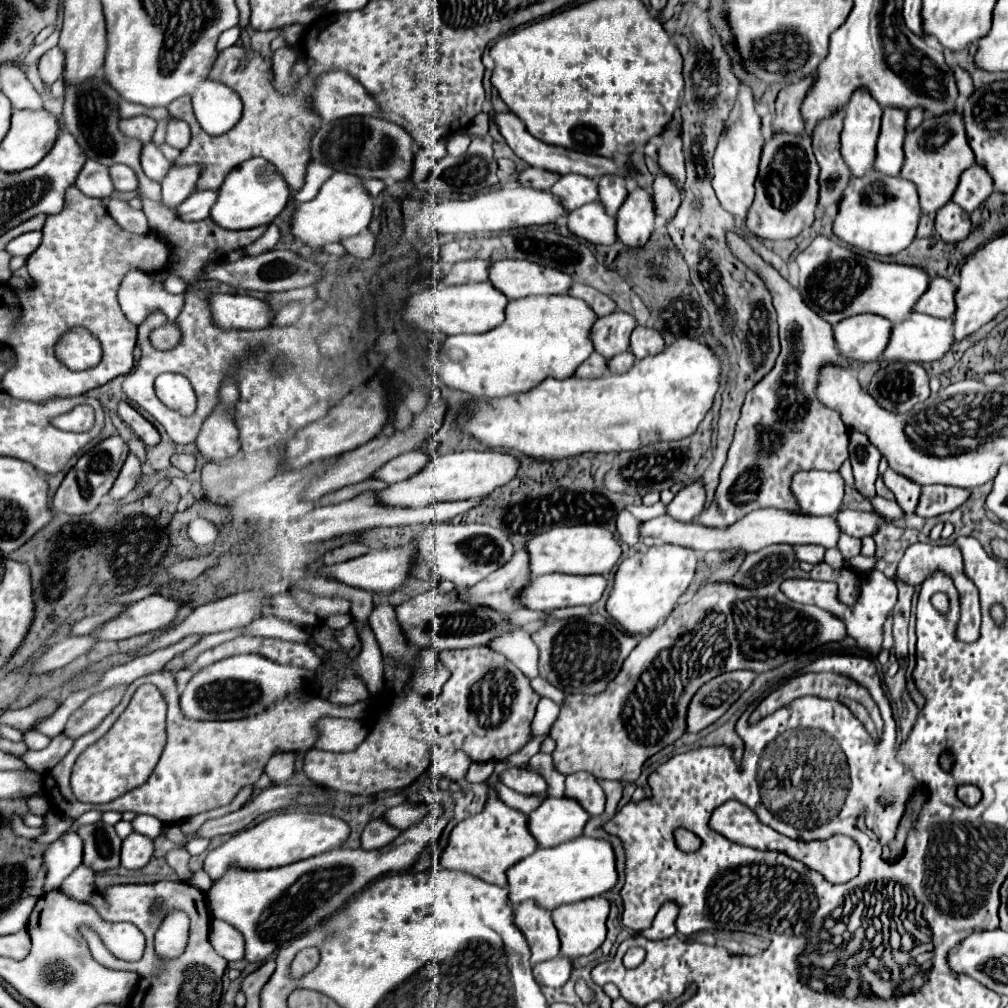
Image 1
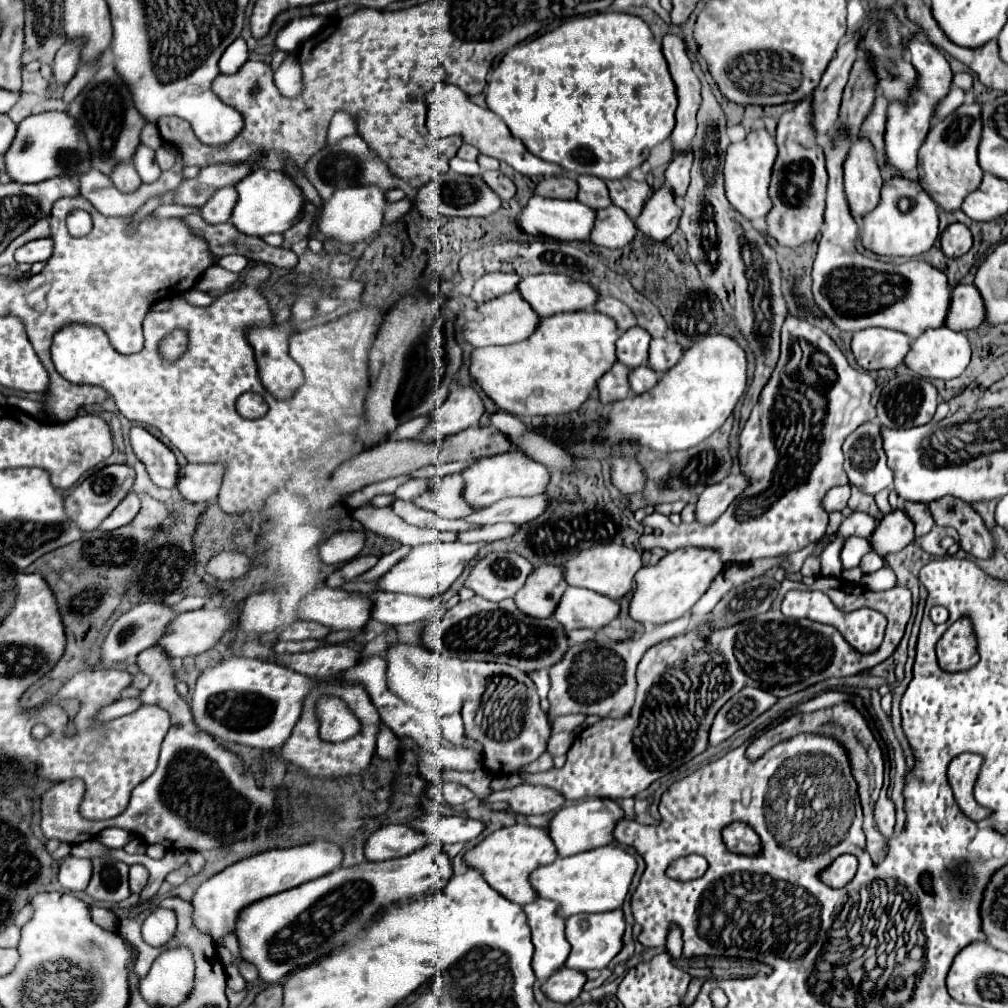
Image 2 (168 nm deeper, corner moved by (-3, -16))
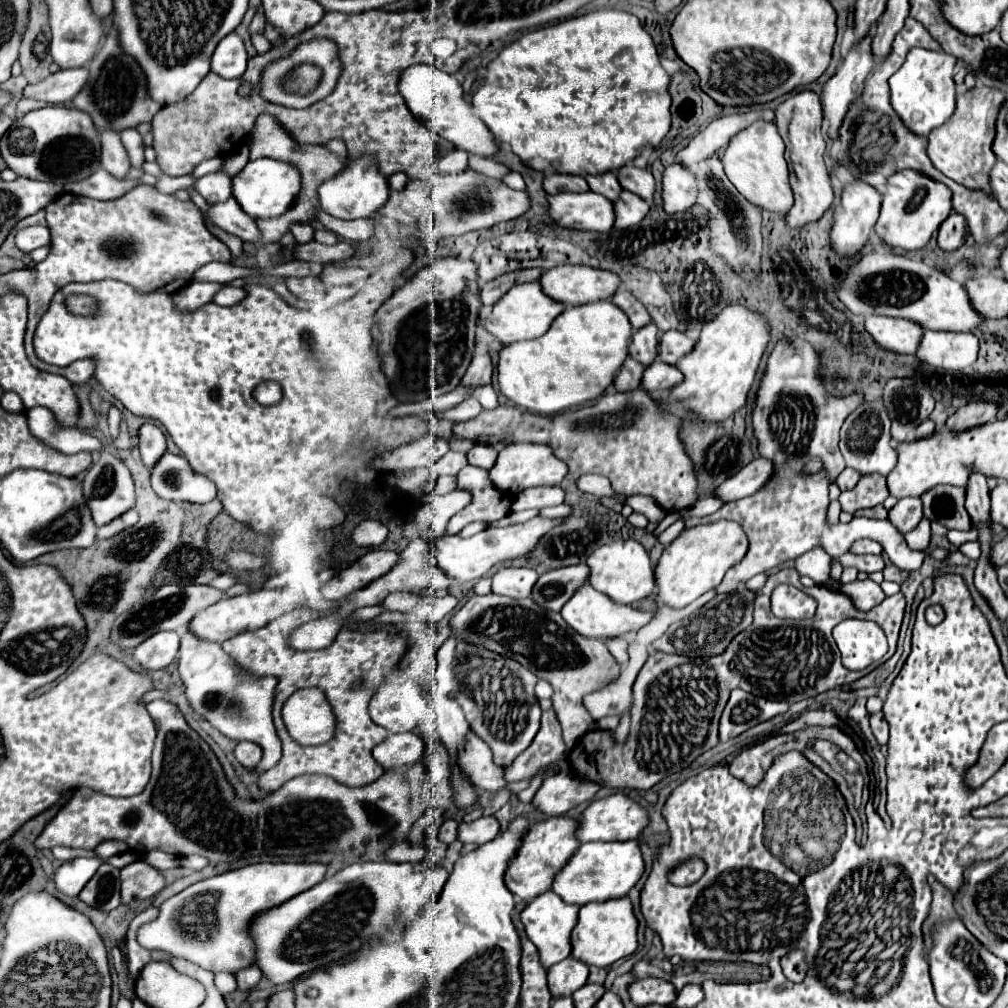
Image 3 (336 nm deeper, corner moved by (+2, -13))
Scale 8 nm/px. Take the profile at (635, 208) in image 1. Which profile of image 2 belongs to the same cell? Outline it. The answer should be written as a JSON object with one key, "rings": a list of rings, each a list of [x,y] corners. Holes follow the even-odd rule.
{"rings":[[[661,186],[647,200],[635,224],[637,230],[647,232],[647,236],[651,236],[653,240],[665,240],[677,230],[679,218],[681,218],[681,202],[677,200],[675,192],[669,186]]]}

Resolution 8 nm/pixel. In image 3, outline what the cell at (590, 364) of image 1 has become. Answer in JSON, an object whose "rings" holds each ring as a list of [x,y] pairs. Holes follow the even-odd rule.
{"rings":[[[628,357],[624,363],[622,363],[622,369],[616,373],[614,377],[614,391],[634,391],[640,387],[640,379],[642,379],[642,371],[644,371],[644,365],[634,361],[632,357]]]}

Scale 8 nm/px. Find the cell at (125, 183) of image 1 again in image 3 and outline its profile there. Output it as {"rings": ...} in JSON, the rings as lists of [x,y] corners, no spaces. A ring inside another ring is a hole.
{"rings":[[[112,129],[102,131],[102,157],[100,157],[102,169],[110,171],[110,175],[124,179],[130,171],[130,161],[126,155],[126,149],[120,141],[120,135]]]}

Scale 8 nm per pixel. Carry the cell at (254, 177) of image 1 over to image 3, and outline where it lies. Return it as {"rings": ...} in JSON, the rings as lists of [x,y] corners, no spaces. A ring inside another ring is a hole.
{"rings":[[[256,159],[248,161],[246,167],[232,179],[232,195],[246,215],[256,219],[274,219],[284,215],[300,191],[300,173],[296,167],[274,161],[274,159]]]}

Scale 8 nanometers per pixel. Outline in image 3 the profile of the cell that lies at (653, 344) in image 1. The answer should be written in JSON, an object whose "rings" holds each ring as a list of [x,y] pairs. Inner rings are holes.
{"rings":[[[666,331],[660,333],[660,345],[658,345],[658,359],[664,363],[674,365],[680,357],[684,357],[686,353],[692,351],[694,341],[688,339],[684,333],[680,331]]]}

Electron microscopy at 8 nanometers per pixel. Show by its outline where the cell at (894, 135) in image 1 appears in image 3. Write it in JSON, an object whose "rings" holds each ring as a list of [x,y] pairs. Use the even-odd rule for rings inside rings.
{"rings":[[[910,49],[906,63],[890,77],[890,103],[904,125],[914,133],[926,137],[932,129],[940,127],[956,107],[956,91],[952,81],[952,69],[956,65],[956,57],[930,51],[930,49]]]}

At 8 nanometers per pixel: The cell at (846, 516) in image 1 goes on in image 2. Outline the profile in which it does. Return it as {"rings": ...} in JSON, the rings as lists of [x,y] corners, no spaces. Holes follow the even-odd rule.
{"rings":[[[899,506],[885,514],[885,518],[877,524],[875,532],[869,536],[871,544],[875,544],[875,552],[879,556],[887,556],[891,552],[899,552],[907,544],[915,542],[915,524]]]}

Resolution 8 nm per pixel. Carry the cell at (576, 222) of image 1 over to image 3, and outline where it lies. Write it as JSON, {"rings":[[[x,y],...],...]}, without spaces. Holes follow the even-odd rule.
{"rings":[[[622,191],[618,201],[614,201],[614,227],[616,229],[626,229],[630,225],[638,225],[638,221],[642,221],[642,217],[648,213],[650,205],[646,201],[642,201],[638,195],[634,193],[626,193]]]}

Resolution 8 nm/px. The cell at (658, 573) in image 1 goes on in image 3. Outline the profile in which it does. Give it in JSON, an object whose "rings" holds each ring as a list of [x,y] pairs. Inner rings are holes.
{"rings":[[[716,521],[682,531],[662,553],[654,567],[656,593],[654,601],[660,607],[682,609],[698,599],[702,593],[718,587],[726,571],[738,563],[748,551],[748,539],[742,527],[734,521]]]}

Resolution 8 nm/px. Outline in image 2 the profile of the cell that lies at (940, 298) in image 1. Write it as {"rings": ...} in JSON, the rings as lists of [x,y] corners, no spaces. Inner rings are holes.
{"rings":[[[959,284],[953,288],[951,312],[947,316],[947,326],[957,332],[979,328],[985,320],[985,302],[975,284]]]}

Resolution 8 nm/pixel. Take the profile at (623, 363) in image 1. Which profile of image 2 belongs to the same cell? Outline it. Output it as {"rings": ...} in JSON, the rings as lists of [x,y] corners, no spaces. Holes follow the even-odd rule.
{"rings":[[[643,364],[631,372],[631,388],[635,394],[645,394],[661,380],[661,376],[663,376],[661,372],[655,372],[647,364]]]}

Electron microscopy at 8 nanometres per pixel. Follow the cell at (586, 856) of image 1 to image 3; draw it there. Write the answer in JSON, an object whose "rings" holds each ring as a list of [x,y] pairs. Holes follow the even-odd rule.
{"rings":[[[636,841],[582,843],[580,849],[576,849],[576,853],[568,859],[568,863],[554,875],[552,891],[572,905],[608,901],[608,899],[626,897],[630,887],[636,885],[642,873],[644,873],[644,861]]]}

